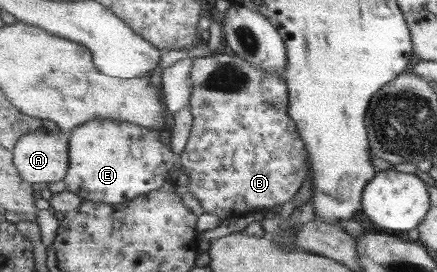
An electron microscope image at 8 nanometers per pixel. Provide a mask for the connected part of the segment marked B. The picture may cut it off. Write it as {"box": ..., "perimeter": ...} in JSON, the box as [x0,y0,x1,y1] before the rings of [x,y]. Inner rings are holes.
{"box":[181,53,312,220],"perimeter":[[[232,53],[232,56],[218,54],[217,56],[195,58],[190,78],[193,93],[189,107],[192,109],[195,122],[193,123],[191,139],[189,139],[186,149],[181,154],[181,165],[183,166],[183,172],[187,173],[190,179],[189,191],[199,200],[205,212],[214,214],[222,218],[222,220],[226,218],[241,218],[241,216],[245,216],[253,211],[266,211],[270,208],[273,210],[273,206],[276,204],[283,204],[287,200],[292,200],[300,191],[305,180],[310,176],[312,162],[306,142],[299,136],[298,124],[290,115],[290,90],[288,89],[285,76],[265,72],[258,66]]]}

